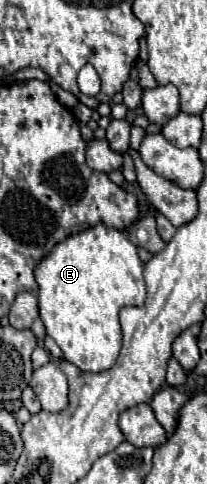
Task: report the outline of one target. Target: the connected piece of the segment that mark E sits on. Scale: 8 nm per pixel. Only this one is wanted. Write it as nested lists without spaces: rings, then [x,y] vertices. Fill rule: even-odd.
[[[95,225],[81,233],[69,235],[65,241],[57,243],[35,267],[35,279],[39,285],[39,315],[47,327],[47,335],[59,345],[63,357],[77,365],[81,371],[105,371],[117,361],[121,349],[121,327],[119,309],[125,305],[143,305],[145,301],[145,281],[143,263],[139,261],[137,247],[129,241],[127,233],[107,225]]]

